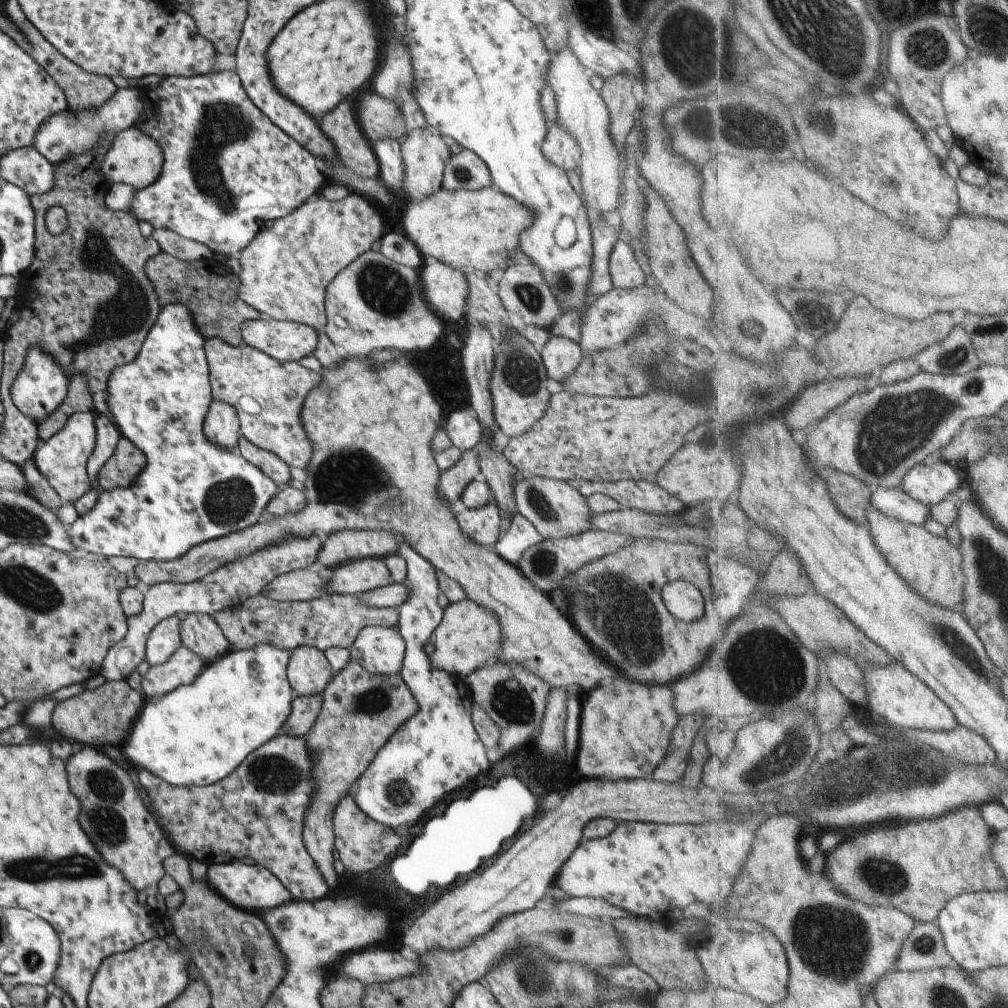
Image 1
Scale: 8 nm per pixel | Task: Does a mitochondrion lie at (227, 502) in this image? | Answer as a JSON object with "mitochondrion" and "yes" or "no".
{"mitochondrion":"yes"}

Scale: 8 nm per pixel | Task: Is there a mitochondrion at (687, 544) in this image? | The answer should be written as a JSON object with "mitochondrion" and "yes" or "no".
{"mitochondrion":"no"}

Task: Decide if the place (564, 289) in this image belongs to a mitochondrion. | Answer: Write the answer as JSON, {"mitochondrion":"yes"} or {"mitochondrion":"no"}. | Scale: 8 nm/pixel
{"mitochondrion":"yes"}

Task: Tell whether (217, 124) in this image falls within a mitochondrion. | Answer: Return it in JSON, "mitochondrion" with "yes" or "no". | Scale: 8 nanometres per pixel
{"mitochondrion":"yes"}

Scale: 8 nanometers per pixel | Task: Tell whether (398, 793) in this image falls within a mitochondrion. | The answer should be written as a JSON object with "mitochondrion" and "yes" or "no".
{"mitochondrion":"yes"}

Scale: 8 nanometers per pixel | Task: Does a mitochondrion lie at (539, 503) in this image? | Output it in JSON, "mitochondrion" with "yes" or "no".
{"mitochondrion":"yes"}

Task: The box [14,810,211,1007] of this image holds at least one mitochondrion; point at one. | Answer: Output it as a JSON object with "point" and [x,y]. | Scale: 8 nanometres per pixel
{"point":[32,960]}

